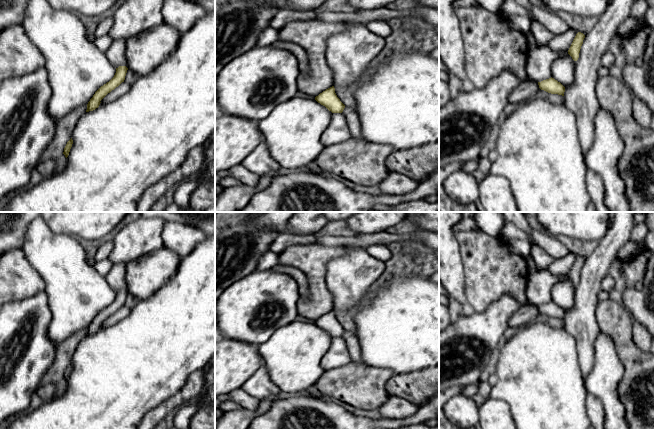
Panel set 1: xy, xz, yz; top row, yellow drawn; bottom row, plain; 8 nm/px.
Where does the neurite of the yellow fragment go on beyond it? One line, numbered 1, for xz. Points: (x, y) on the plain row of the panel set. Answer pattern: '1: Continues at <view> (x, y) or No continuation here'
1: No continuation here

